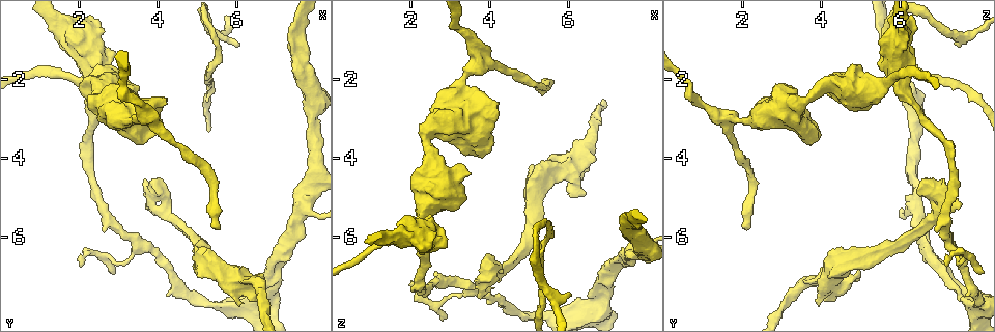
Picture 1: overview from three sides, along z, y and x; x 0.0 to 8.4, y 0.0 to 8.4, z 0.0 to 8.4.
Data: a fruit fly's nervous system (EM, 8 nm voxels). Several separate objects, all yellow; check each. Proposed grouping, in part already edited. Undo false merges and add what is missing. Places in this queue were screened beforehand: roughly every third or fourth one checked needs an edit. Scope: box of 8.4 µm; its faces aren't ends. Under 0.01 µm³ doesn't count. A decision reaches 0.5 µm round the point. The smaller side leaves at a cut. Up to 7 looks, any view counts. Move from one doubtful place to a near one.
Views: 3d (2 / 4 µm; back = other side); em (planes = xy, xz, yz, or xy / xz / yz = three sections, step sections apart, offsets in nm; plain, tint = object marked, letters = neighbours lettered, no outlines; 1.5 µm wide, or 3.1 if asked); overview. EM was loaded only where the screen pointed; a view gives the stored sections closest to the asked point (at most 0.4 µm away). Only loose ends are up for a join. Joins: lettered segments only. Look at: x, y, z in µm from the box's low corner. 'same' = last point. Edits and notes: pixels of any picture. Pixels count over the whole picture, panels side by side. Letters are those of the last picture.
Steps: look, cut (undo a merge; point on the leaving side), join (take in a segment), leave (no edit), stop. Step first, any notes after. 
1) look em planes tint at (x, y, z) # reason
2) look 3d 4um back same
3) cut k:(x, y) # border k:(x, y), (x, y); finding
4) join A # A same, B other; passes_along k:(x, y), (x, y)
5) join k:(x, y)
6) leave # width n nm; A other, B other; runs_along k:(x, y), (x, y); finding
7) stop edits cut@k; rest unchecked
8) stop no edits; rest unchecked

look em xz step 8 tint at (6.10, 1.15, 7.50) # tapers out

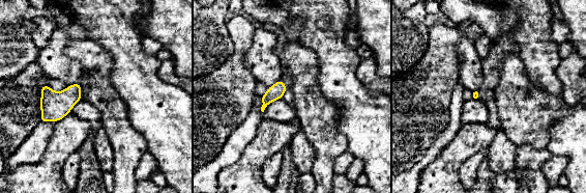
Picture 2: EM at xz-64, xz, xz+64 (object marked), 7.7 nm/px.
look em planes letters same # another direction

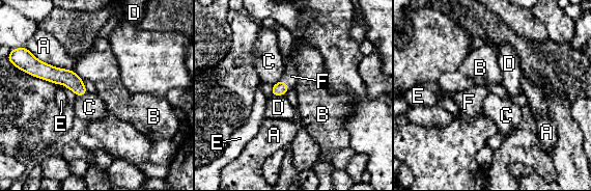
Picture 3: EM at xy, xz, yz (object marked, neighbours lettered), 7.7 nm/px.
join F # width 110 nm; longest_contact A 340 nm; A other, B other, C other, D other, E other, F same; the neuron continues

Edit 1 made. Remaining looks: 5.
look 3d 2um at (4.20, 5.45, 6.90)

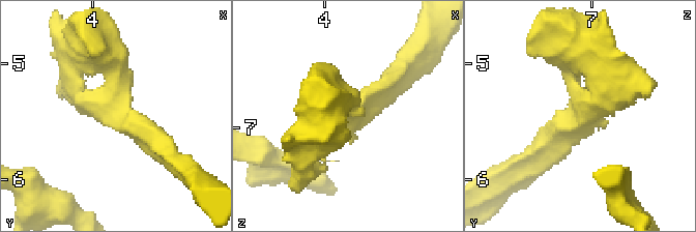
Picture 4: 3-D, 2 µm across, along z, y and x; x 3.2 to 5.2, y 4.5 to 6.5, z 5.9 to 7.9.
look em planes tint at (4.24, 5.44, 6.90) # arms 3; arm_widths 180, 180, 300 nm

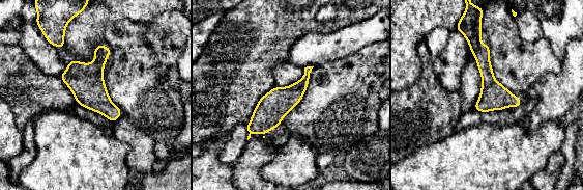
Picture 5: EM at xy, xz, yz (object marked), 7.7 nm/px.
look em planes letters same # what lies round it

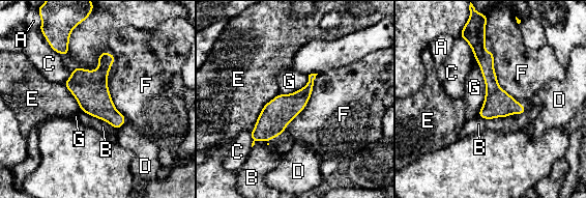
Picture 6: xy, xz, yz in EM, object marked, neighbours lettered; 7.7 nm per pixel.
leave # A other, B other, C other, D other, E other, F other, G other; border 6:(475, 59), (485, 83), (478, 116); continuous, no second neuron

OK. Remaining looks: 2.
stop edits join@3; rest unchecked

